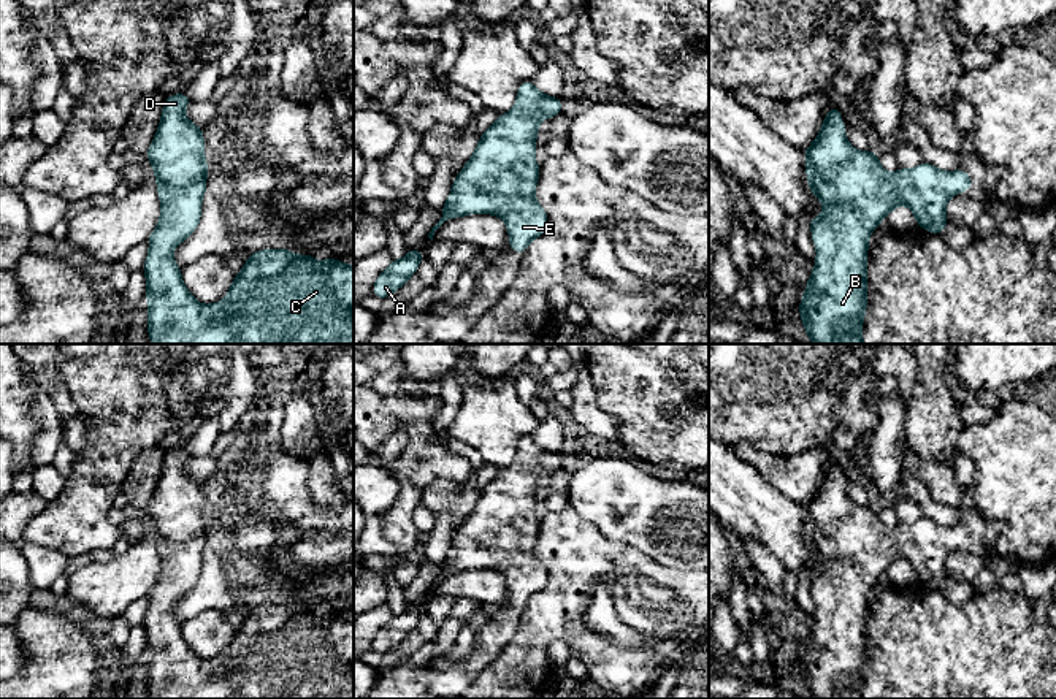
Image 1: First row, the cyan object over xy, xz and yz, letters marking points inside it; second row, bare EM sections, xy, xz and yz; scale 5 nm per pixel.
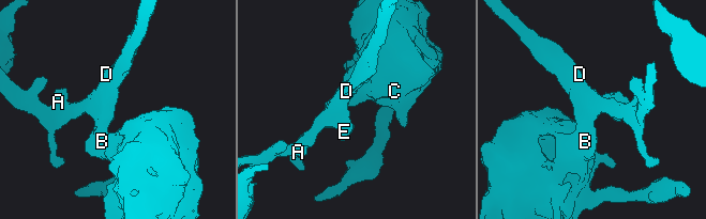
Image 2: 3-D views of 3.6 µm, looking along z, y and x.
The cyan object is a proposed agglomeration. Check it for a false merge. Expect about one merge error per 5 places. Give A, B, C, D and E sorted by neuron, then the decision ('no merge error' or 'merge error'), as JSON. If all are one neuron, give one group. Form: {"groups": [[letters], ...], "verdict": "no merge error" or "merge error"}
{"groups": [["A", "B", "C", "D", "E"]], "verdict": "no merge error"}

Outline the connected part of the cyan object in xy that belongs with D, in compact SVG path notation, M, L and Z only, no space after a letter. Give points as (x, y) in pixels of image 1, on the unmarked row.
M186 449L165 453L159 483L144 509L152 518L162 556L160 574L147 594L149 609L143 620L147 639L147 689L152 699L354 699L354 620L344 620L333 612L317 617L311 609L295 610L290 604L262 604L246 613L246 623L238 625L225 655L200 659L186 644L171 605L200 579L209 525L205 515L203 483L184 471L186 461L192 456Z

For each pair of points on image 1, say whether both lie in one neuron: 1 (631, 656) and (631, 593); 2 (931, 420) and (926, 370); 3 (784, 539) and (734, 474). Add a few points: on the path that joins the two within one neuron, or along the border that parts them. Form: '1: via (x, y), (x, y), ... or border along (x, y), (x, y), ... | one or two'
1: via (631, 641), (631, 609) | one
2: via (931, 408), (929, 382) | one
3: via (772, 523), (739, 490) | one

